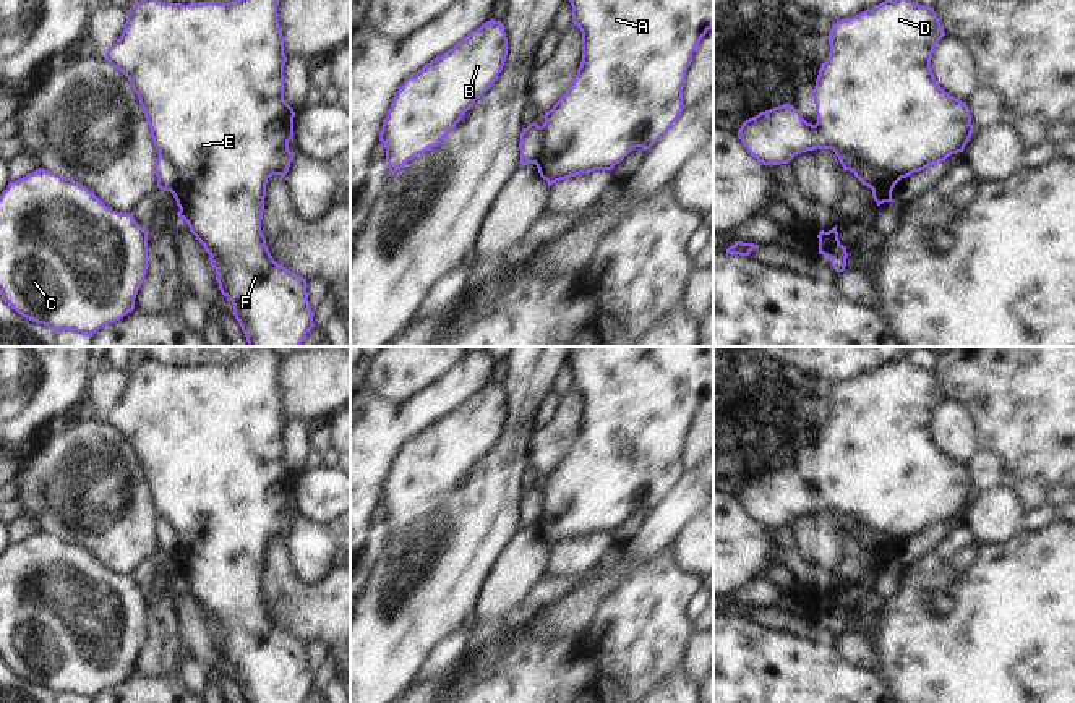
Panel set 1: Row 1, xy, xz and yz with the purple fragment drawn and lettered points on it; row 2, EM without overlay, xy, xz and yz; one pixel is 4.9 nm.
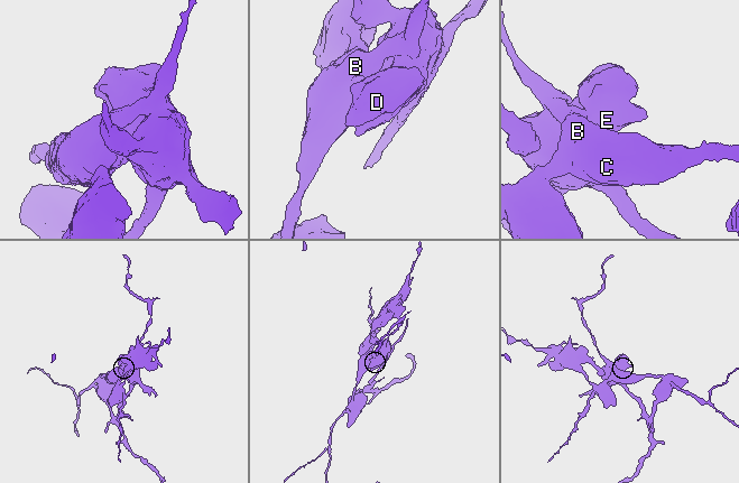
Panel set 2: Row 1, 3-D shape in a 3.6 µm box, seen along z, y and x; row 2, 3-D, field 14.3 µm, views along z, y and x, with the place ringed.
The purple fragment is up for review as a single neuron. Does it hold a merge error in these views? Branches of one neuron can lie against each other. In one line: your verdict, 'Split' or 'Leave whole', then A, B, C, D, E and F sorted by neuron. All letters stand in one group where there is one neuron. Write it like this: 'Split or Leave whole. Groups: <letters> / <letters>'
Split. Groups: A D E F / B C.

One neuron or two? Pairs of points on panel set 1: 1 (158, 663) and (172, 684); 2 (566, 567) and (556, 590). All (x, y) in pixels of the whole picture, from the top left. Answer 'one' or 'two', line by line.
1: two
2: two

